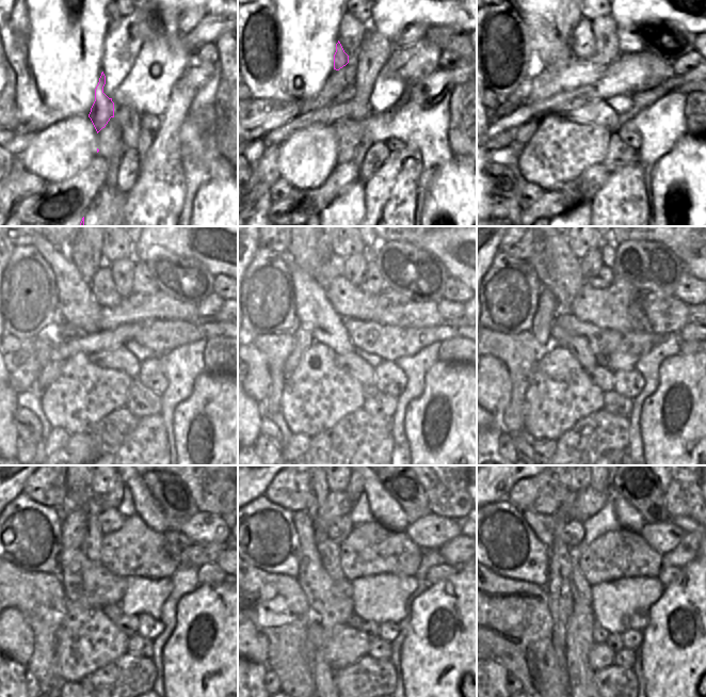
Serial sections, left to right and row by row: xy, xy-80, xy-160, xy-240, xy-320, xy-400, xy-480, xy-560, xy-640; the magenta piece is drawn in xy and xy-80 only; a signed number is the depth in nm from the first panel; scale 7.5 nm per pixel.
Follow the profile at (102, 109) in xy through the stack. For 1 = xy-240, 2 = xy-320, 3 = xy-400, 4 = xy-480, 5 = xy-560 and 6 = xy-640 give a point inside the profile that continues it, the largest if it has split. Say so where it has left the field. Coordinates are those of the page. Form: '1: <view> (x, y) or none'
1: xy-240 (85, 250)
2: xy-320 (324, 248)
3: none
4: none
5: none
6: none

